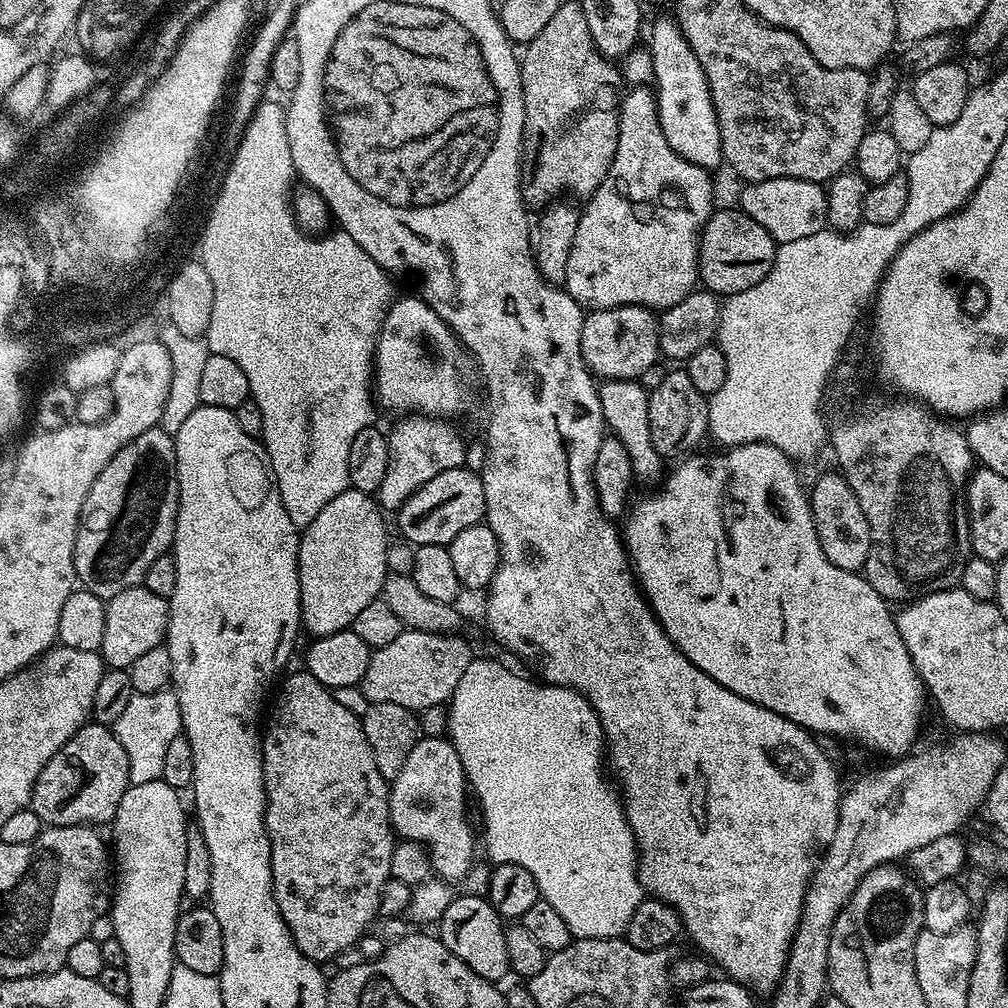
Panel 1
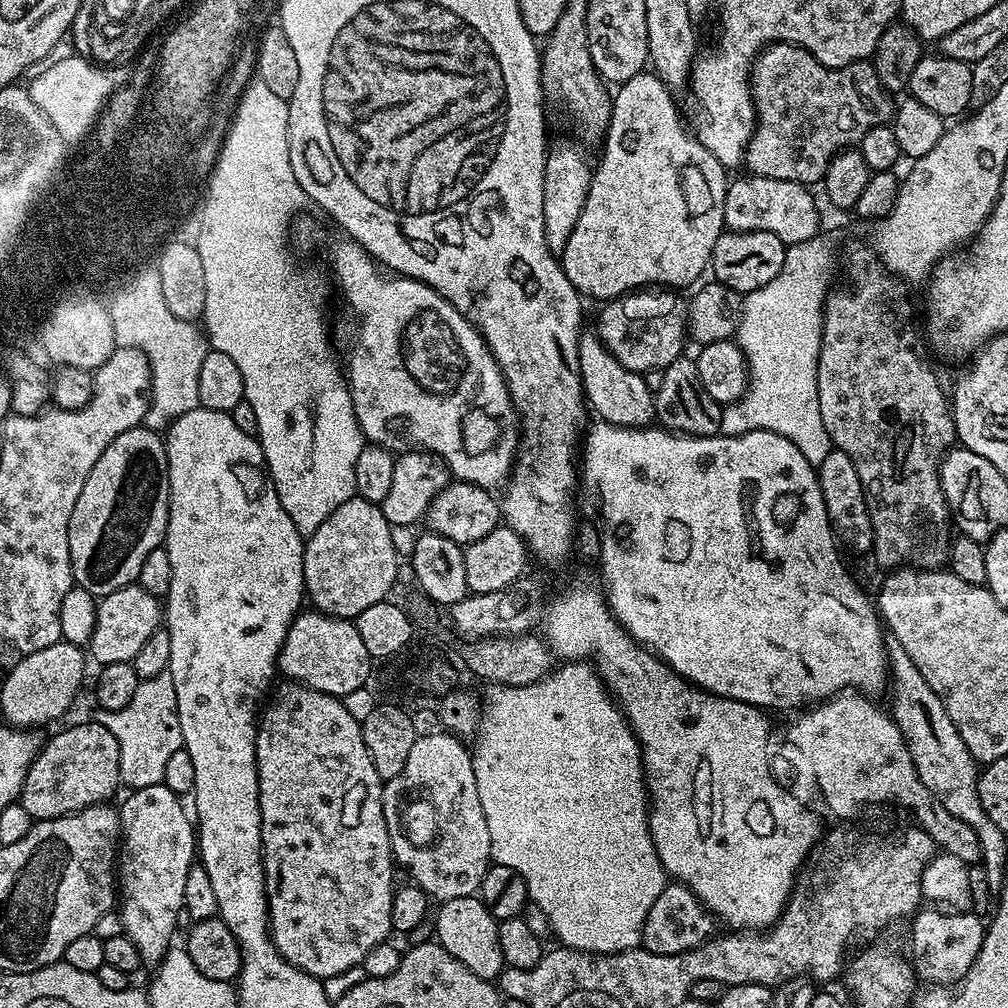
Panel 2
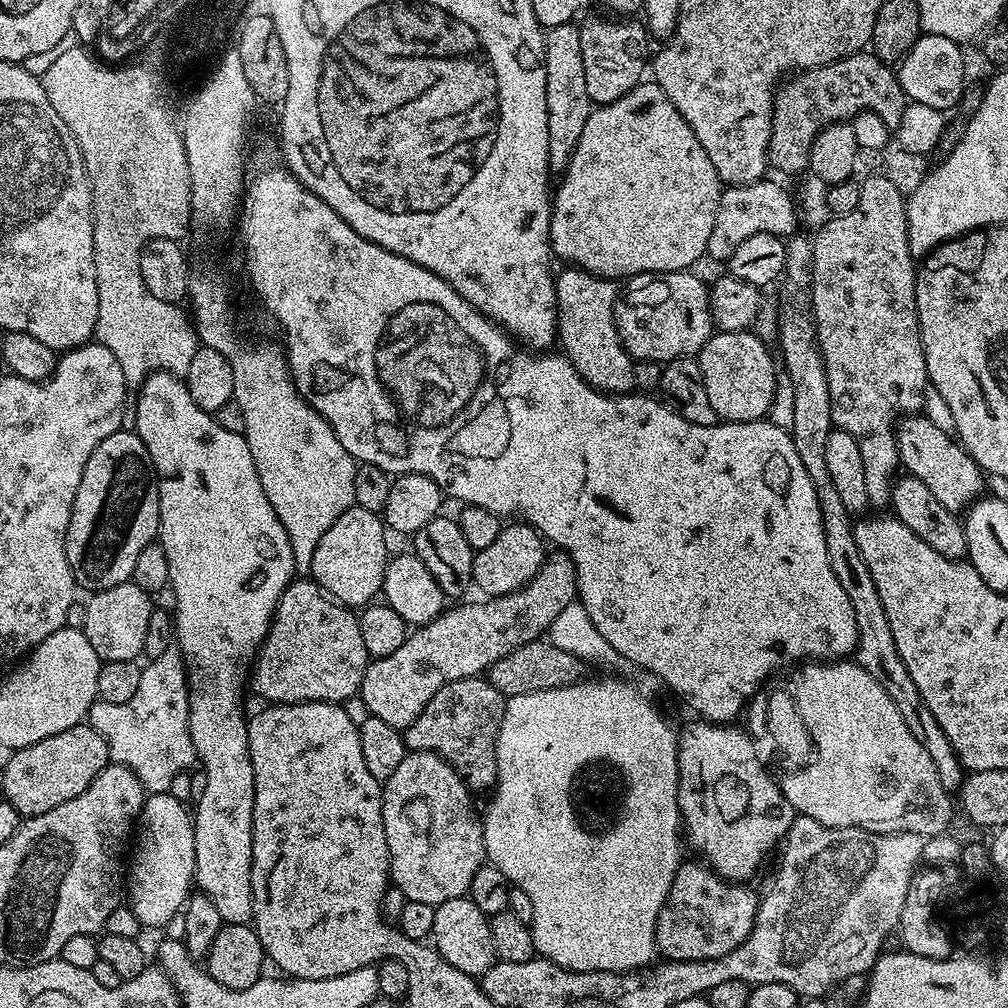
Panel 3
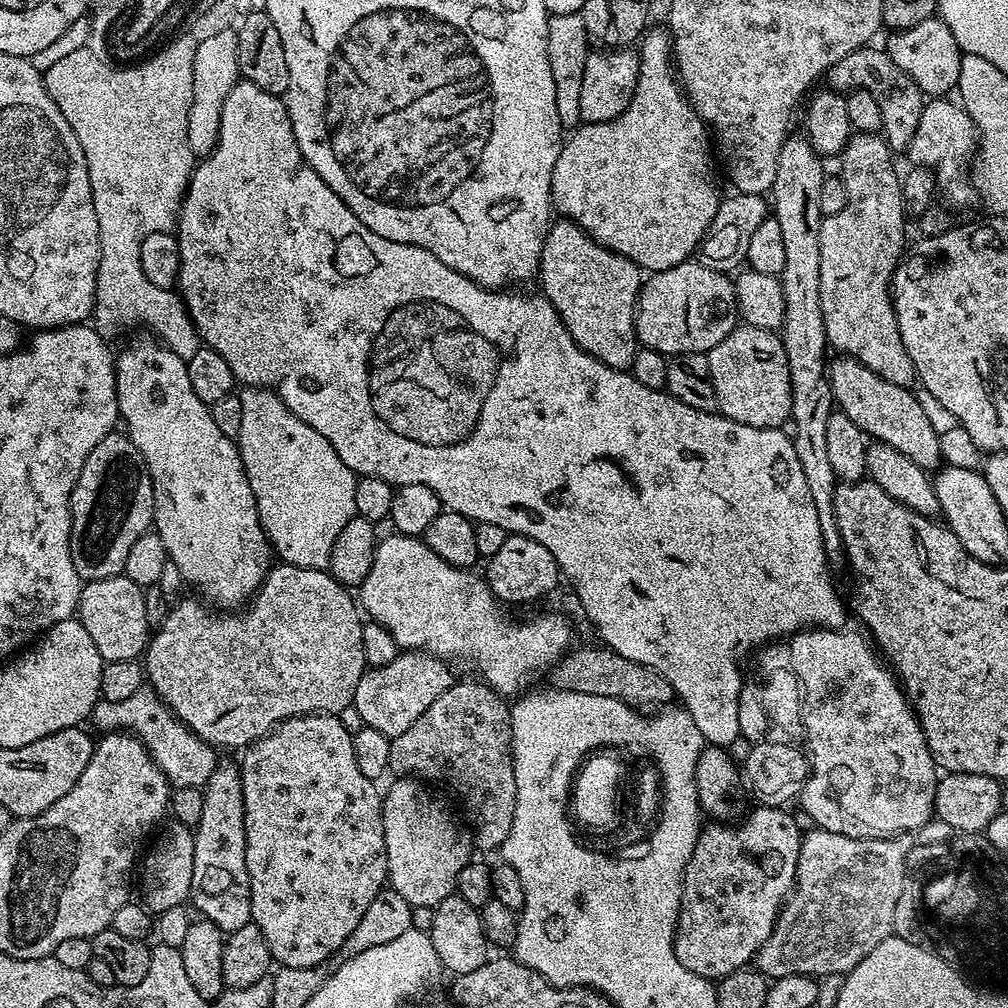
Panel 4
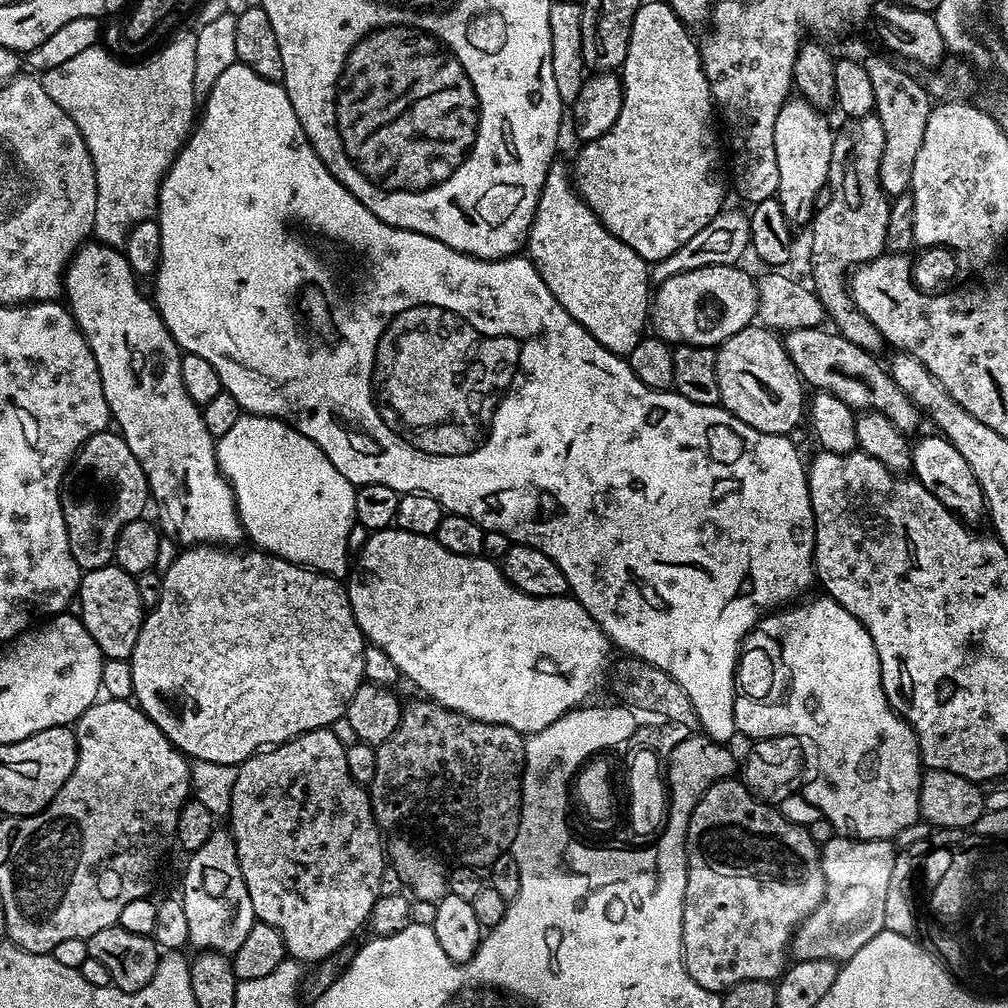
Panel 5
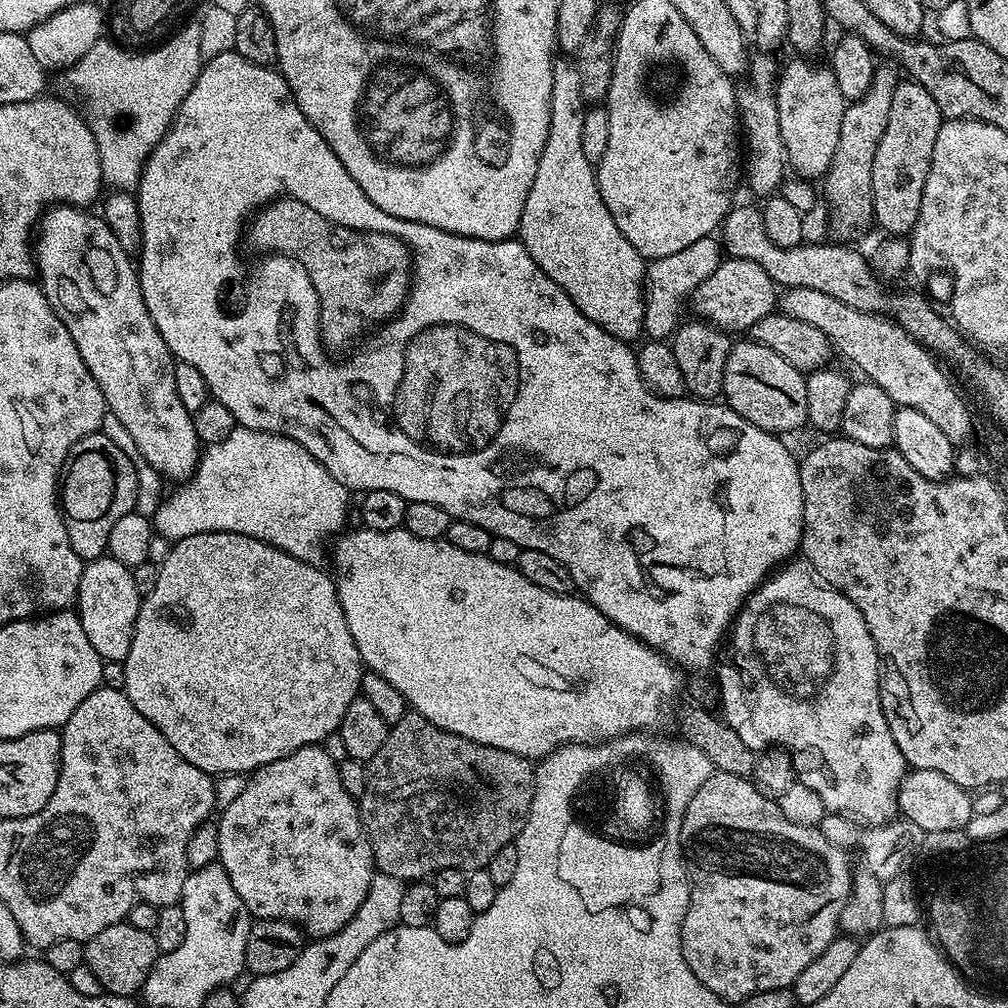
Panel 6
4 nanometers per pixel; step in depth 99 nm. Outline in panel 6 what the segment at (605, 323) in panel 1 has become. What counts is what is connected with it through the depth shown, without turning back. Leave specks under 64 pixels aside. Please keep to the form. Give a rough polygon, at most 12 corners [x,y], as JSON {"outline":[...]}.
{"outline":[[721,259],[692,292],[699,319],[729,334],[778,304],[778,288],[749,260]]}

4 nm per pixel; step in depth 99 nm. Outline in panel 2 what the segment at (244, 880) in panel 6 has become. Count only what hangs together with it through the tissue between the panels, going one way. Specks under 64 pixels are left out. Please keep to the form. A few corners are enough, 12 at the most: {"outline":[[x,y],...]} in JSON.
{"outline":[[340,698],[256,730],[272,941],[321,982],[393,935],[384,784]]}

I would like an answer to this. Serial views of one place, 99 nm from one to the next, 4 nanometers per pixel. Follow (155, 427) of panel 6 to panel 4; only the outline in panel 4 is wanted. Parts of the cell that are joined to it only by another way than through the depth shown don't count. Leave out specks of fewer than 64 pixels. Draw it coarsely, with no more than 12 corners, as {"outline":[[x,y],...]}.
{"outline":[[155,339],[115,357],[123,431],[183,583],[273,567],[240,449]]}

